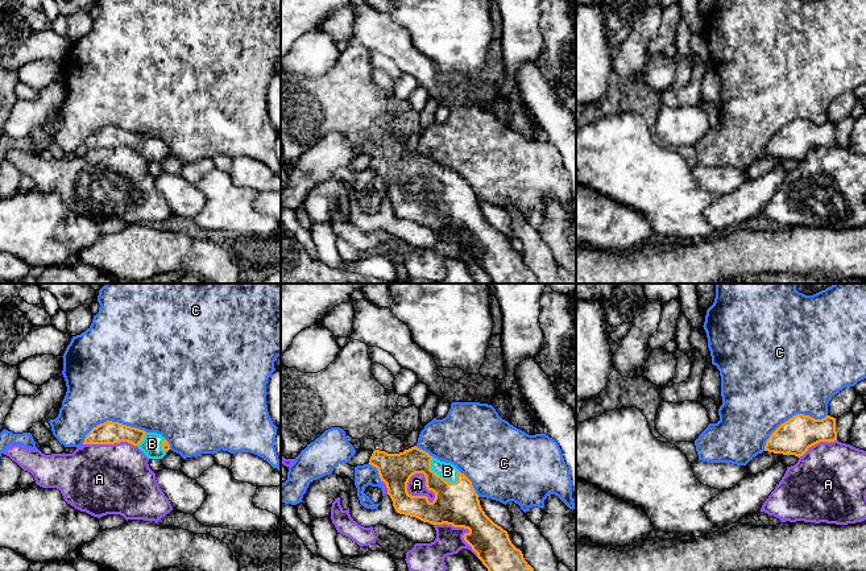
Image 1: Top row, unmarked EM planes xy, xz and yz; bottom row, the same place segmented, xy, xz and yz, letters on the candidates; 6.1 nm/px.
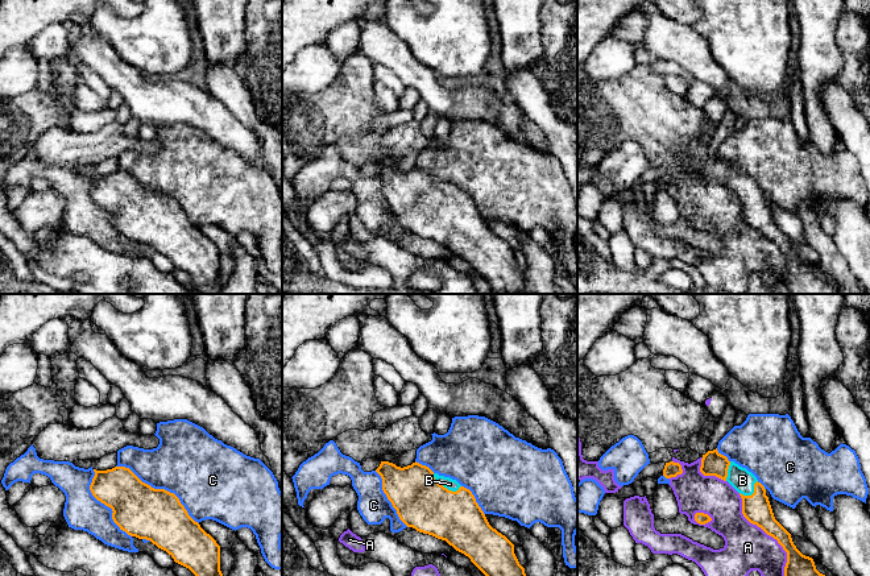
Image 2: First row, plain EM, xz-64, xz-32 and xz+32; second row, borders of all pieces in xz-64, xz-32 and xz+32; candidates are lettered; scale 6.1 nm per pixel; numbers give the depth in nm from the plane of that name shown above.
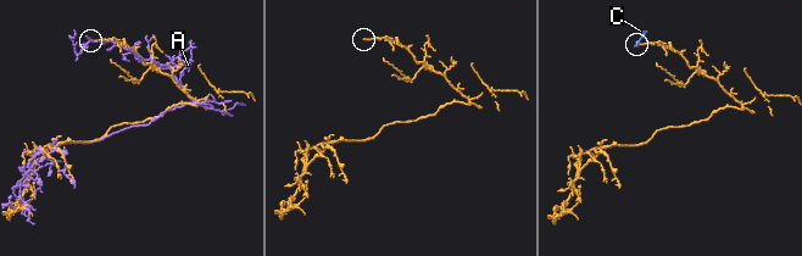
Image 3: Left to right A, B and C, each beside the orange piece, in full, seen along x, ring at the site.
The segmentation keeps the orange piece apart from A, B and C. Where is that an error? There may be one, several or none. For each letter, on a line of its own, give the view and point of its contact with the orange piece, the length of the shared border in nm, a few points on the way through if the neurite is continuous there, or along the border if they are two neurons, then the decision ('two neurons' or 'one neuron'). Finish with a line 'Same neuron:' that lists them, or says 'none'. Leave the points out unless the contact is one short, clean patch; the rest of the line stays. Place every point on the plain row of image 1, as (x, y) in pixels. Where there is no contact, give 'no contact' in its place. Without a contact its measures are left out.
A: meets orange in xz at (426, 189); contact 220 nm long; two neurons
B: meets orange in xz at (438, 180); contact 220 nm long; one neuron
C: meets orange in yz at (792, 121); contact 440 nm long; two neurons
Same neuron: B

